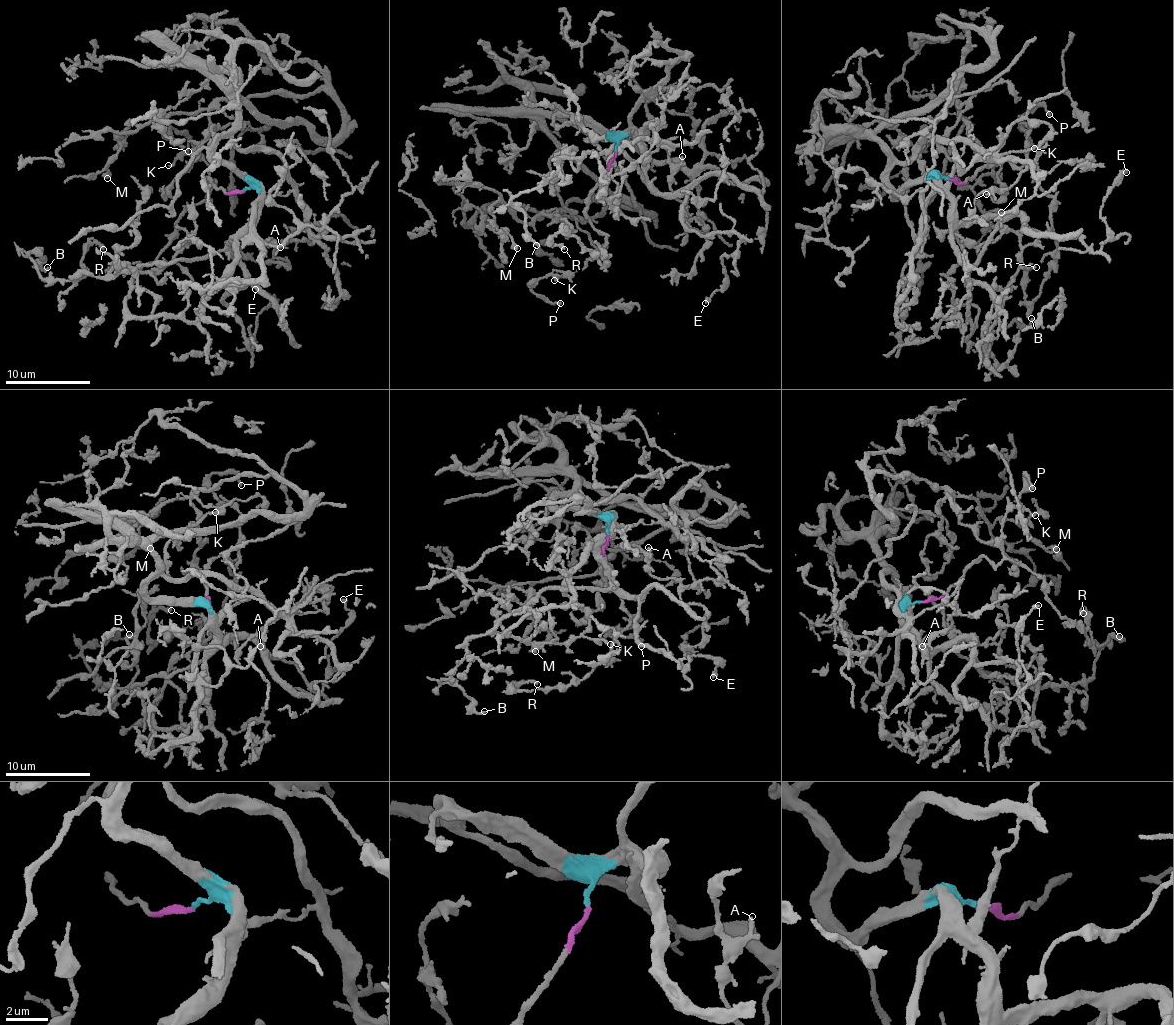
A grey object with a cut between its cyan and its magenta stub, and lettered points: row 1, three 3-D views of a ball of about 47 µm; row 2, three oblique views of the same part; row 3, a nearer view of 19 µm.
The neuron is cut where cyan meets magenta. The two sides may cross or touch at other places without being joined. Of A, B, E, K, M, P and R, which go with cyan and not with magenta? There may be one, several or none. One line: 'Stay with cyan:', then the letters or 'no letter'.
Stay with cyan: A, B, E, M

